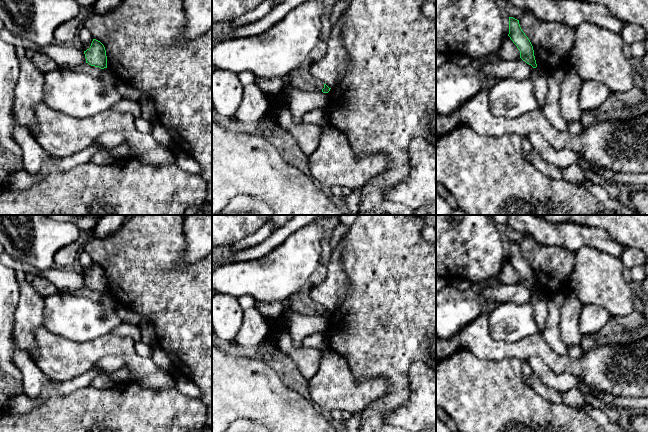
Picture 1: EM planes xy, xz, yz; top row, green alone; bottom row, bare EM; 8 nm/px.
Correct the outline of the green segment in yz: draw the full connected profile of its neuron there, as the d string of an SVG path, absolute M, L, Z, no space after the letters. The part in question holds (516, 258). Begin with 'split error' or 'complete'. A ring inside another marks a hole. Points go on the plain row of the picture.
complete; M509 241L509 258L508 260L517 270L520 275L520 282L525 285L527 288L531 289L533 292L537 291L533 270L522 255L519 244Z

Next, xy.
complete; M93 263L89 273L84 275L86 287L101 293L107 292L107 280L104 269Z

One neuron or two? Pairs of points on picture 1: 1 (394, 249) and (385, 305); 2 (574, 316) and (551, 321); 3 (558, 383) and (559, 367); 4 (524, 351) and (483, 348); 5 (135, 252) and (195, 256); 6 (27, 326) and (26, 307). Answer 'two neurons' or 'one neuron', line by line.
1: one neuron
2: two neurons
3: two neurons
4: one neuron
5: two neurons
6: one neuron

